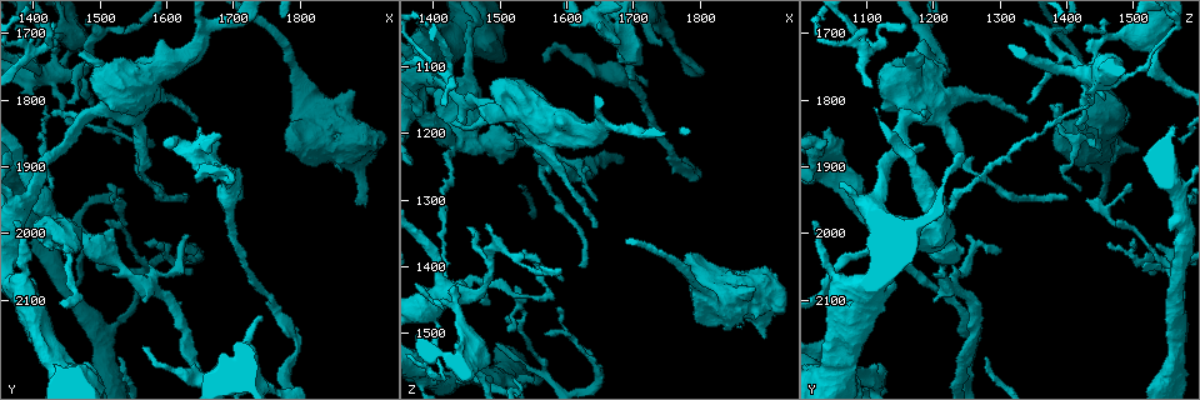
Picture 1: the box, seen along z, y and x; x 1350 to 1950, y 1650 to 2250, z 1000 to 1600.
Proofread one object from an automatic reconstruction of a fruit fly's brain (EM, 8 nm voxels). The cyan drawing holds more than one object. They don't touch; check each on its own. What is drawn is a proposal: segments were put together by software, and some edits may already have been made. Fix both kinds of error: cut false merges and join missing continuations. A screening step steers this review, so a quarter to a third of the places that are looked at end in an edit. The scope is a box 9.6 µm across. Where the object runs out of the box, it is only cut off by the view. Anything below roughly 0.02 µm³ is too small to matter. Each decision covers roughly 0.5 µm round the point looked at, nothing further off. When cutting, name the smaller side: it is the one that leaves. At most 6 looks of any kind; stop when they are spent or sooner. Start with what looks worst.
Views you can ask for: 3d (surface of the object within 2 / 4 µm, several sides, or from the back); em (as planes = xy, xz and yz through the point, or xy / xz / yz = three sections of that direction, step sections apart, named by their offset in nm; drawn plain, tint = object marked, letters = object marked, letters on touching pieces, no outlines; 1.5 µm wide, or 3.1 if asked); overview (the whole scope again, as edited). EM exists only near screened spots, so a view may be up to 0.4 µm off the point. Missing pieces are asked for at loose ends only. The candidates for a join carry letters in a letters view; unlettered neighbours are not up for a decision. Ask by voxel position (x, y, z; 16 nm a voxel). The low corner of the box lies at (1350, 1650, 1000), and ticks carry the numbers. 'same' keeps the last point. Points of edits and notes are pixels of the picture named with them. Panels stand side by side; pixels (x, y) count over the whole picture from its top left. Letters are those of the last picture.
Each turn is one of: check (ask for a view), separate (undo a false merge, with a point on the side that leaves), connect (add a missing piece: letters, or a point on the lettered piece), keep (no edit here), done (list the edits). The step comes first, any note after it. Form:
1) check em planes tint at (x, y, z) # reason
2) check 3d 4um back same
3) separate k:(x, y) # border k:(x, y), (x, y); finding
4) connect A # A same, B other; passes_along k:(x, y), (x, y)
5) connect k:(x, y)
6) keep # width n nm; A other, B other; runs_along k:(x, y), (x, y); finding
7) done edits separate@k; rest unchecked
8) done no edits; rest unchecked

check 3d 4um at (1430, 1990, 1210) # sudden change in width

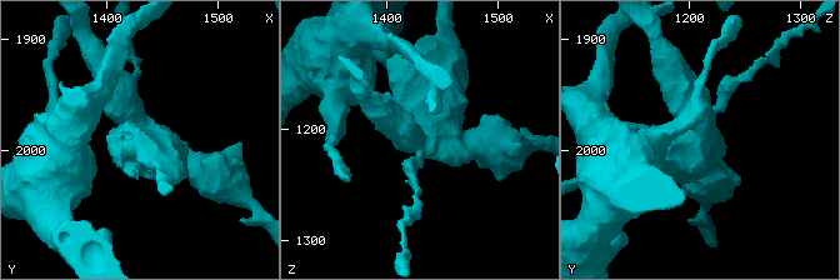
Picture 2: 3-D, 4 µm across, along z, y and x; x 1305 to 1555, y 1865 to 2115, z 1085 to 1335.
check em planes tint at (1432, 1986, 1208) # now the EM

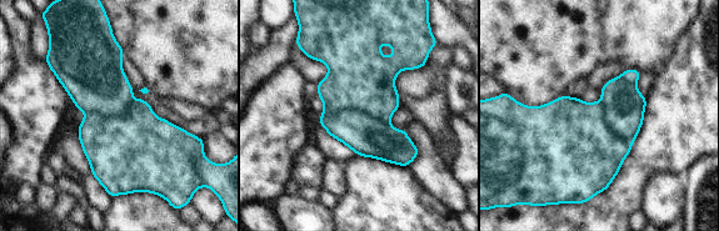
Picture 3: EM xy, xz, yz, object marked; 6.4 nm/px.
check em planes letters same

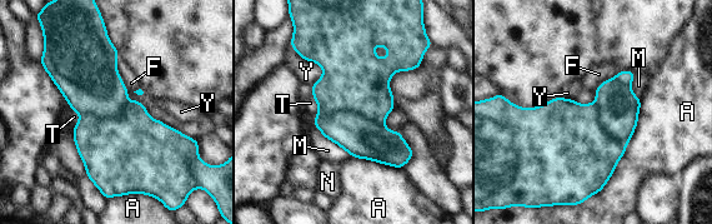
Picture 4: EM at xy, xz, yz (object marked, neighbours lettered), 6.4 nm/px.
separate 4:(355, 78) # width 400 nm; A other, F other, M other, N other, T other, Y other; border 4:(319, 109), (350, 109), (384, 125); a second neuron is stuck on

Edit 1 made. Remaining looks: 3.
check em planes letters at (1565, 2170, 1095) # thin end

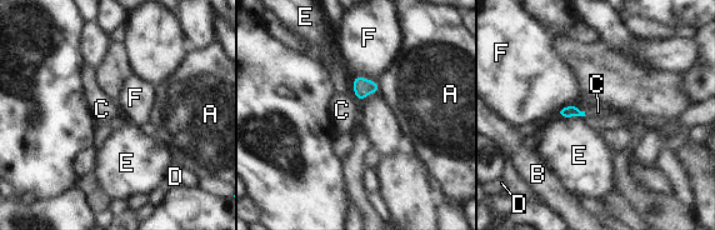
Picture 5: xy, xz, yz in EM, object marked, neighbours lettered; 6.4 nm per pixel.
connect C # A other, B other, C same, D other, E other, F other; the neuron continues

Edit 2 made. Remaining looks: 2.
done edits separate@4, connect@5; rest unchecked

